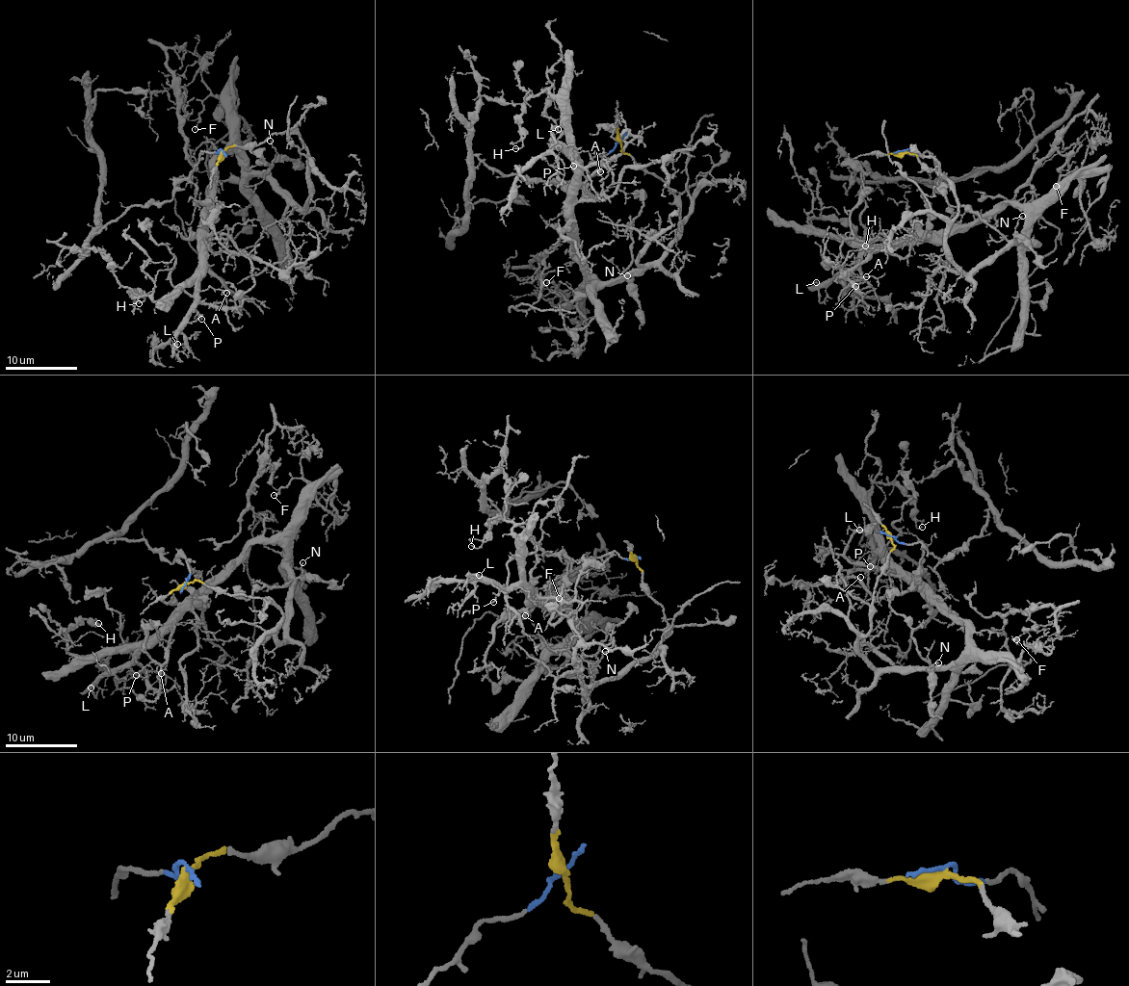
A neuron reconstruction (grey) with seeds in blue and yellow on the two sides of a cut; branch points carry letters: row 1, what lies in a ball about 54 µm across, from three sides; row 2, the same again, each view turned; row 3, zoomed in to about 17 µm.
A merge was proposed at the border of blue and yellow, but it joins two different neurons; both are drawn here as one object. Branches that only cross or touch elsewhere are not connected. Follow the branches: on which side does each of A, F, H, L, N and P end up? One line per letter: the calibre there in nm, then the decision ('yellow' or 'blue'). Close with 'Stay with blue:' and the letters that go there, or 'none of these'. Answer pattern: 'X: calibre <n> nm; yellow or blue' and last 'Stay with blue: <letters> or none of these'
A: calibre 100 nm; yellow
F: calibre 110 nm; yellow
H: calibre 120 nm; yellow
L: calibre 130 nm; yellow
N: calibre 120 nm; yellow
P: calibre 150 nm; yellow
Stay with blue: none of these

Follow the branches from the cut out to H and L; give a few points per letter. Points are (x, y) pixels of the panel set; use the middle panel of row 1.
H: (619, 141), (681, 225), (656, 261), (599, 282), (568, 230), (568, 119), (547, 90), (526, 101), (514, 148)
L: (619, 141), (672, 194), (681, 225), (656, 261), (599, 282), (568, 230), (576, 157), (554, 138), (559, 129)

